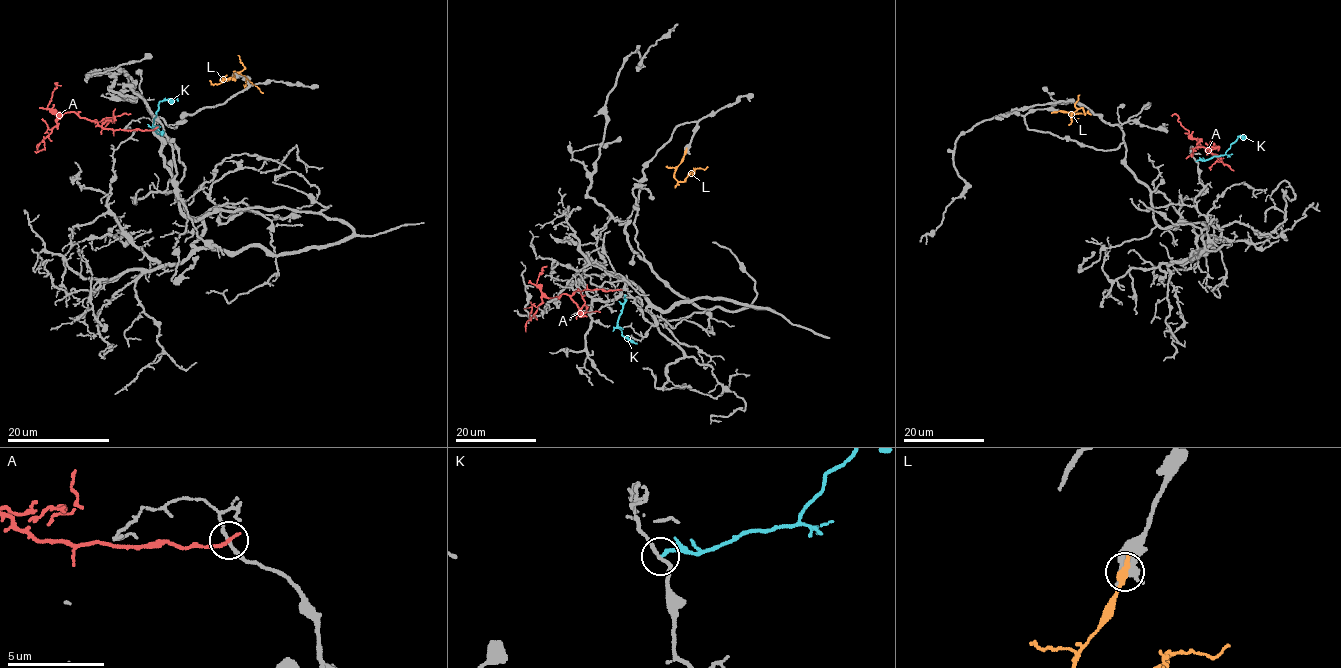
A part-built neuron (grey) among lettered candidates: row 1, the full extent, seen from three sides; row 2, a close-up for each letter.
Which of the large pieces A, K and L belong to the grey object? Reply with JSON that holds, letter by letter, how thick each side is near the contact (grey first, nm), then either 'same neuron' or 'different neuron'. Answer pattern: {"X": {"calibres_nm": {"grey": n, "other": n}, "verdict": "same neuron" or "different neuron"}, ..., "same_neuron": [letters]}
{"A": {"calibres_nm": {"grey": 160, "other": 190}, "verdict": "different neuron"}, "K": {"calibres_nm": {"grey": 140, "other": 170}, "verdict": "different neuron"}, "L": {"calibres_nm": {"grey": 460, "other": 400}, "verdict": "different neuron"}, "same_neuron": []}

